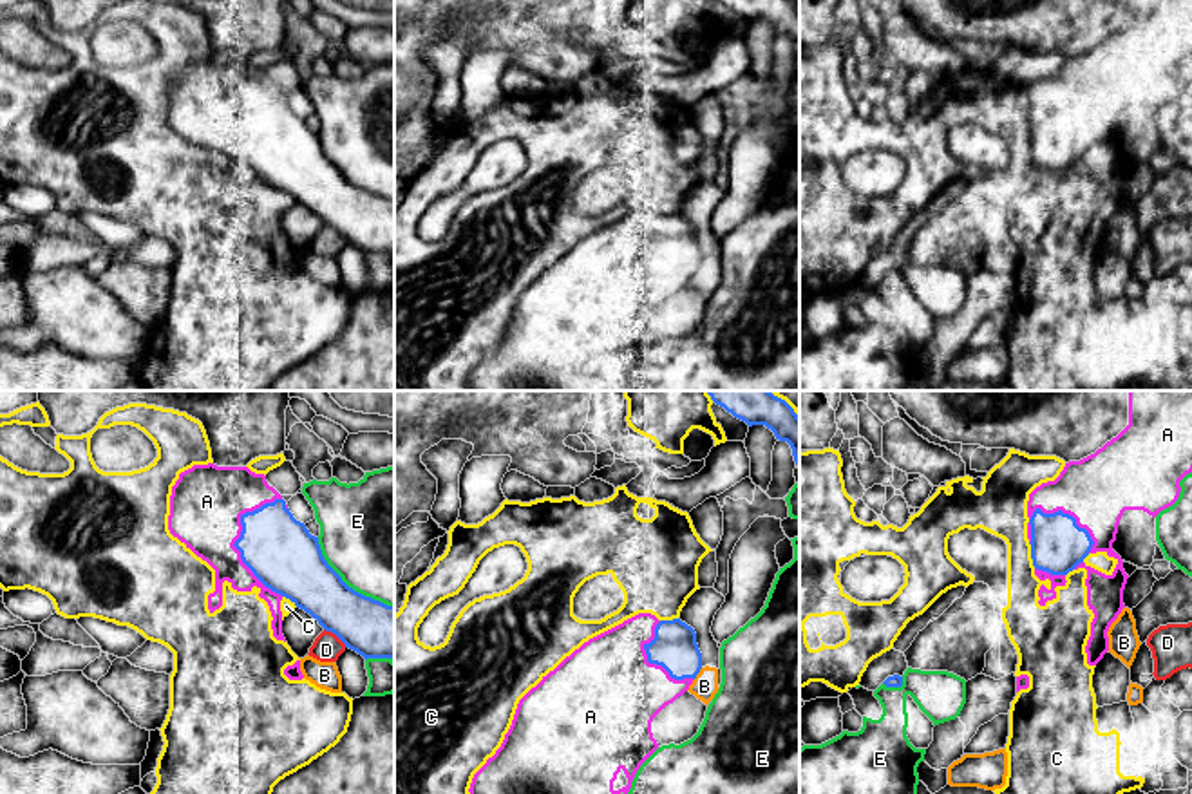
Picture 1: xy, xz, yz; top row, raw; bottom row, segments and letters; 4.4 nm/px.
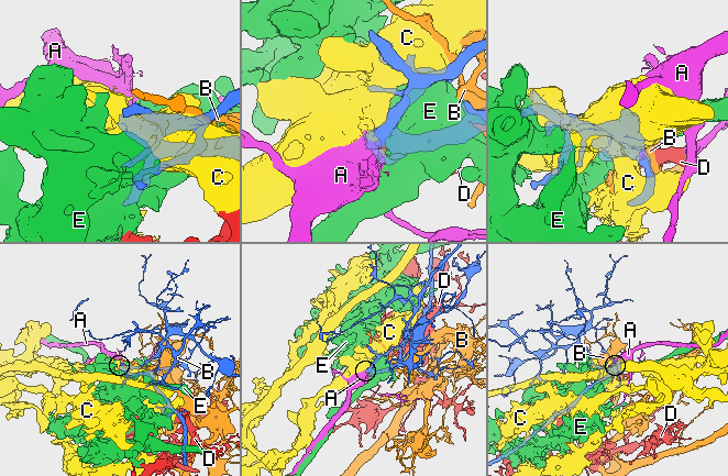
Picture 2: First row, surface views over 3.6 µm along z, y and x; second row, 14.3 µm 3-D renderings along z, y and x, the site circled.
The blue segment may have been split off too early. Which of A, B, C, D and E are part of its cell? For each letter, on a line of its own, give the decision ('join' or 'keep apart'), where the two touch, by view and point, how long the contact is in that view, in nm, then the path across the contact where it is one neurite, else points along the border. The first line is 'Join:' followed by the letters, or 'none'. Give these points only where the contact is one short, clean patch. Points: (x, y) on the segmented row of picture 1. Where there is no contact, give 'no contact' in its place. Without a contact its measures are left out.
Join: A
A: join; meets blue in xy at (236, 543); contact 440 nm long
B: keep apart; meets blue in xz at (697, 673); contact 80 nm long
C: keep apart; meets blue in yz at (1031, 556); contact 120 nm long
D: keep apart; meets blue in xy at (335, 633); contact 130 nm long
E: keep apart; meets blue in xy at (346, 585); contact 460 nm long

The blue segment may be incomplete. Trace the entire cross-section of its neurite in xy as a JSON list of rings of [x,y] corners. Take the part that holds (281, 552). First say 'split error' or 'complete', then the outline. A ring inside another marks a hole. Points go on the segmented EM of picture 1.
split error | [[[213,463],[181,472],[172,487],[168,530],[215,570],[215,591],[208,595],[210,613],[222,606],[224,581],[237,591],[251,591],[257,586],[259,597],[270,606],[277,640],[286,642],[280,611],[280,600],[286,597],[365,660],[394,658],[394,606],[365,597],[342,581],[324,559],[318,537],[293,517],[264,474]]]

